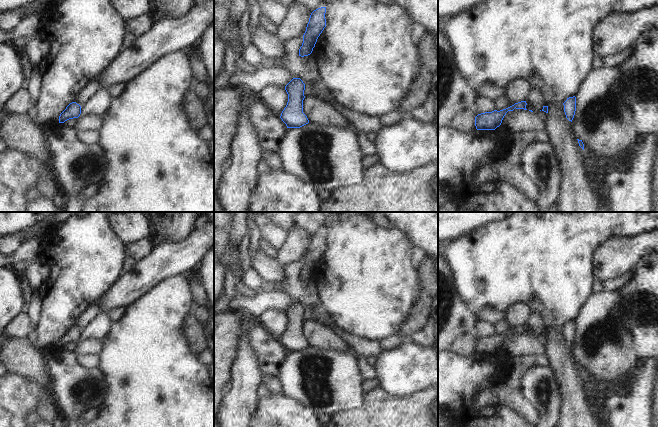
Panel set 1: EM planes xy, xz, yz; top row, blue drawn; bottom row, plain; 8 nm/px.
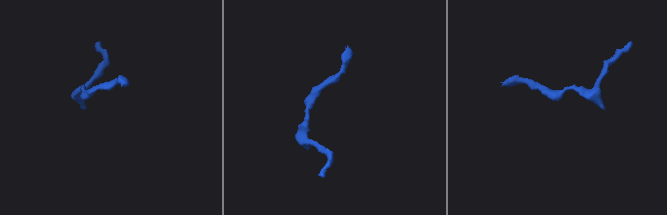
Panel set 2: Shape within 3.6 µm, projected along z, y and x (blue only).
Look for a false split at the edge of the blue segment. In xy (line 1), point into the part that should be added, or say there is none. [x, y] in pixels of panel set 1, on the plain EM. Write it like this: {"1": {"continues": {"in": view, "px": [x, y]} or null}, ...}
{"1": {"continues": null}}

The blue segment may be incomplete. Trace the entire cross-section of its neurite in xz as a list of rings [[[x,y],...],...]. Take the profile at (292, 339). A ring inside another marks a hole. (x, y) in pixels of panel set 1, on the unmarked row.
[[[293,302],[286,310],[288,326],[281,337],[280,342],[287,352],[300,352],[309,347],[307,340],[303,337],[303,324],[305,308],[300,302]]]

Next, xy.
[[[72,326],[60,338],[59,347],[64,347],[69,343],[78,342],[80,338],[81,338],[81,330],[76,326]]]

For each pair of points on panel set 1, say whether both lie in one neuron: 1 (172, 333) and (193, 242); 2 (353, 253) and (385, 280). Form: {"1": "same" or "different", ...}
{"1": "different", "2": "same"}

